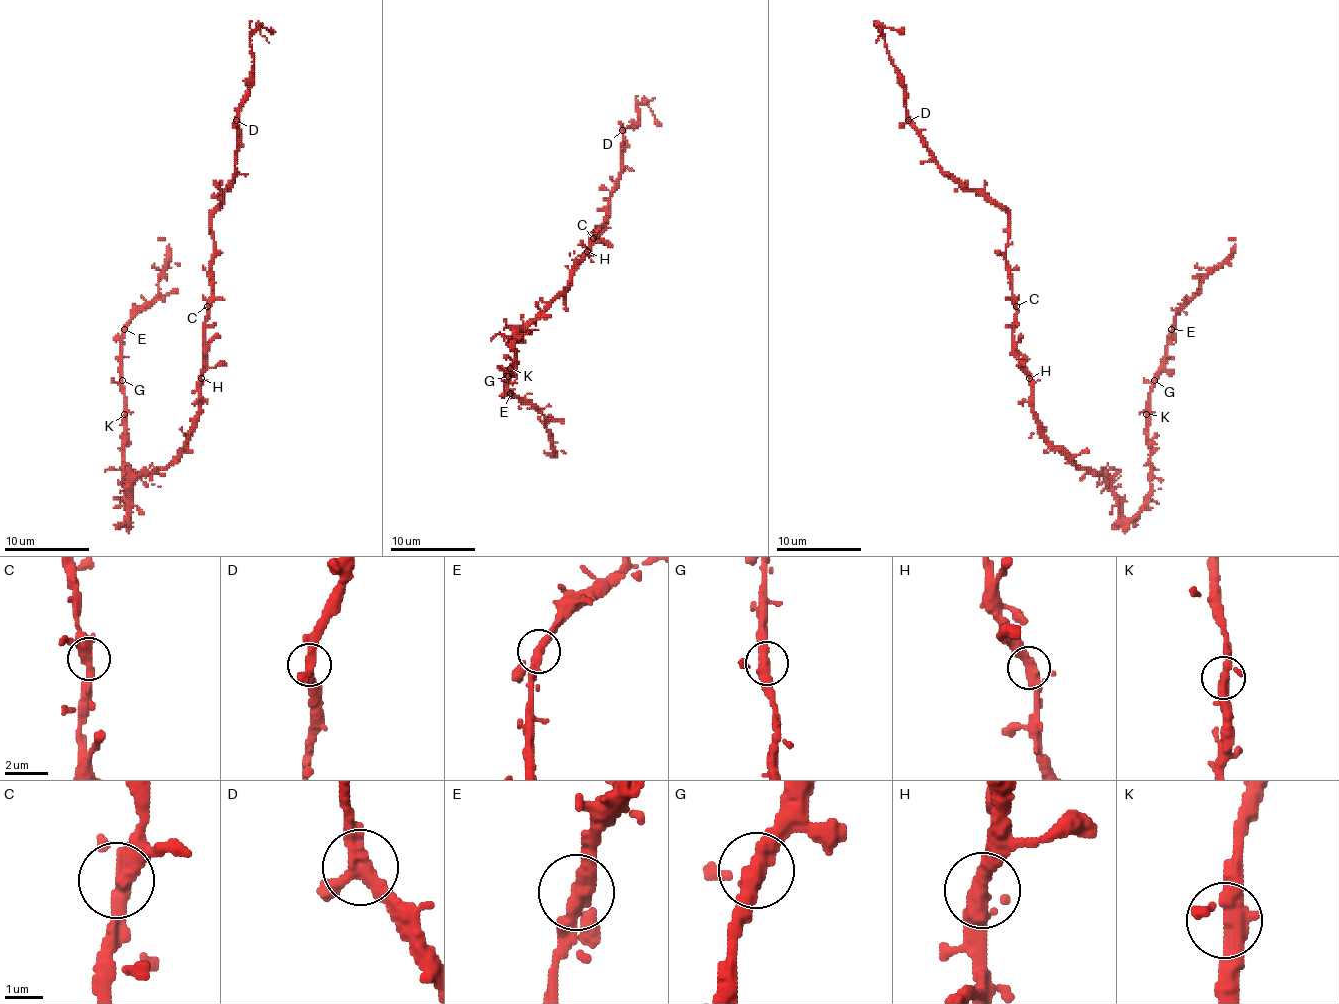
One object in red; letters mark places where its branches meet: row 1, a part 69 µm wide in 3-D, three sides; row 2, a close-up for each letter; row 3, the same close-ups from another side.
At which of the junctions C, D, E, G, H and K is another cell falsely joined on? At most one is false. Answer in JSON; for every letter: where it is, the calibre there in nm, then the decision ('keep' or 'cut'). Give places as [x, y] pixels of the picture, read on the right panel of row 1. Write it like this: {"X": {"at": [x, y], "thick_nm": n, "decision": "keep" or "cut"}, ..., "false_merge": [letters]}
{"C": {"at": [1016, 306], "thick_nm": 360, "decision": "keep"}, "D": {"at": [908, 120], "thick_nm": 360, "decision": "keep"}, "E": {"at": [1171, 329], "thick_nm": 320, "decision": "keep"}, "G": {"at": [1154, 380], "thick_nm": 320, "decision": "keep"}, "H": {"at": [1029, 378], "thick_nm": 340, "decision": "keep"}, "K": {"at": [1146, 414], "thick_nm": 360, "decision": "keep"}, "false_merge": []}

